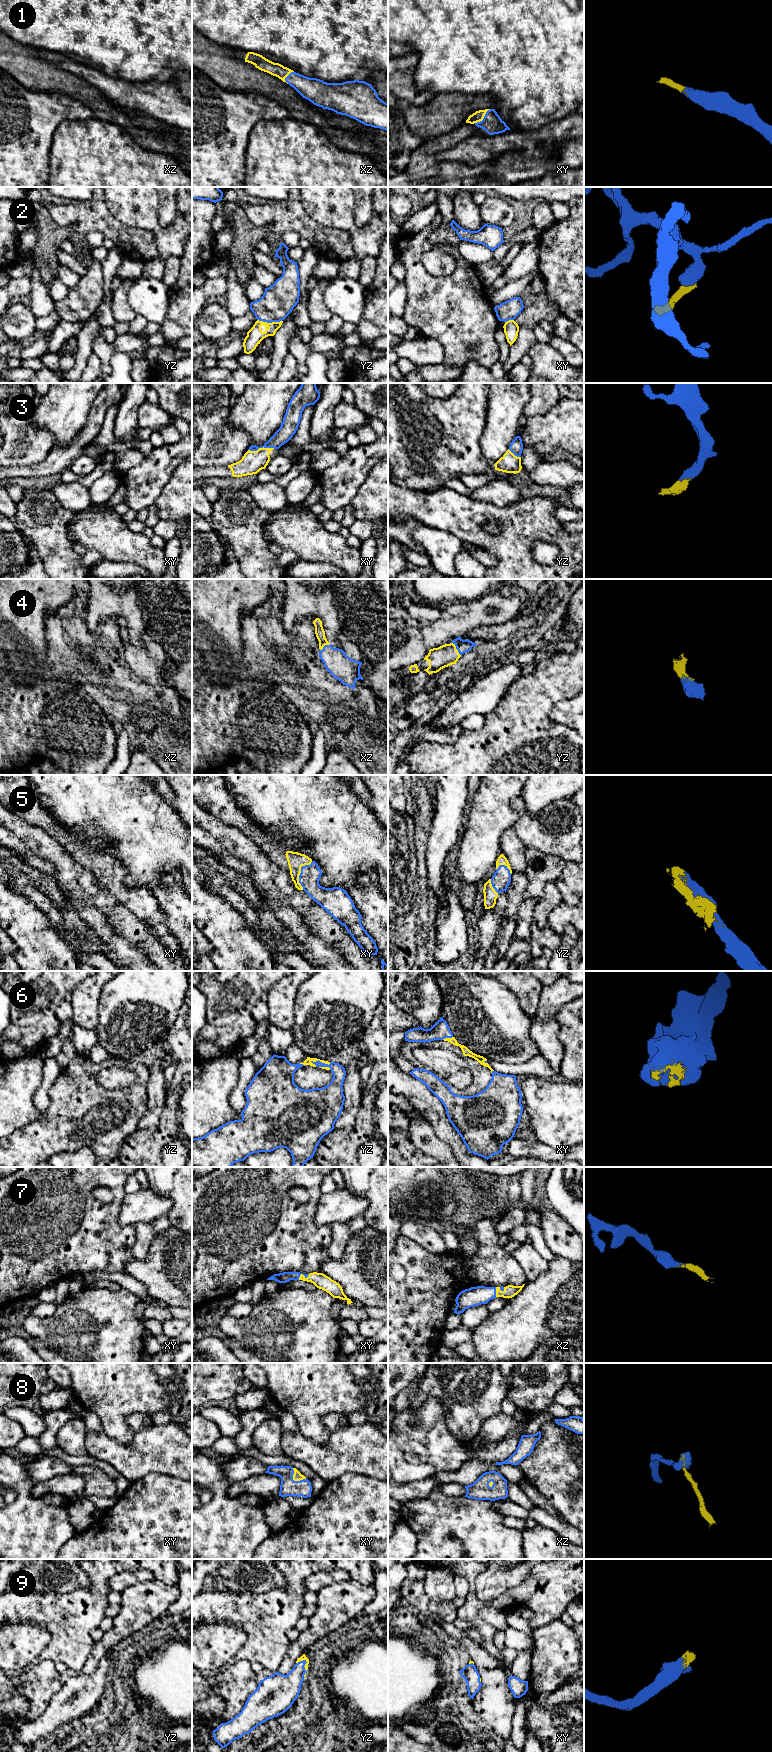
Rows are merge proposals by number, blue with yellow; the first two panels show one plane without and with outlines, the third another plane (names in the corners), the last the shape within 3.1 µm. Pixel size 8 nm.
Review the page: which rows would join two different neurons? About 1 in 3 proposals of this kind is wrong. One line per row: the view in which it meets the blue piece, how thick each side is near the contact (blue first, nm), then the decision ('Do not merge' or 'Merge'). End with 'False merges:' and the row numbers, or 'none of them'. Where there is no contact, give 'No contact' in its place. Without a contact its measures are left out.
1: Touches blue in xy. Thickness 160 nm (blue) against 90 nm. Merge
2: Touches blue in yz. Thickness 260 nm (blue) against 130 nm. Do not merge
3: Touches blue in xy. Thickness 130 nm (blue) against 180 nm. Merge
4: Touches blue in yz. Thickness 110 nm (blue) against 170 nm. Merge
5: Touches blue in xy. Thickness 160 nm (blue) against 130 nm. Merge
6: Touches blue in yz. Thickness 140 nm (blue) against 50 nm. Merge
7: Touches blue in xz. Thickness 160 nm (blue) against 100 nm. Merge
8: Touches blue in xy. Thickness 140 nm (blue) against 80 nm. Merge
9: Touches blue in yz. Thickness 260 nm (blue) against 50 nm. Merge
False merges: 2

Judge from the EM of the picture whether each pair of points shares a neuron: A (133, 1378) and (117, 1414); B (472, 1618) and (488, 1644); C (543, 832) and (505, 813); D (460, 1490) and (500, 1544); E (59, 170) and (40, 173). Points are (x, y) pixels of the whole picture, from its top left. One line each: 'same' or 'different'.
A: same
B: same
C: different
D: different
E: different

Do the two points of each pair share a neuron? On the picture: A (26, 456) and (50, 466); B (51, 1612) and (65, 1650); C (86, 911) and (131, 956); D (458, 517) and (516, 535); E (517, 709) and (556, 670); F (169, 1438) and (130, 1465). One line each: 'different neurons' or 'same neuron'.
A: different neurons
B: same neuron
C: same neuron
D: same neuron
E: same neuron
F: same neuron

